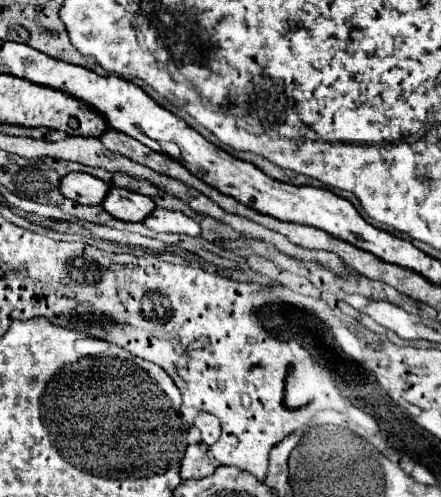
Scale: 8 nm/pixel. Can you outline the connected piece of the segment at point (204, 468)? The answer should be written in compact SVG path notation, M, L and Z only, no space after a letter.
M203 444L189 446L183 460L181 460L181 478L191 480L191 478L203 478L213 474L217 468L217 462L209 456L209 450L203 448Z

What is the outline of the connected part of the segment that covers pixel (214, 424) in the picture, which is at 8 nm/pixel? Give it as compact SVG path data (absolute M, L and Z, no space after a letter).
M199 412L199 416L195 418L195 426L201 430L203 442L207 446L213 446L219 440L219 436L221 436L219 420L213 414L209 414L209 412Z

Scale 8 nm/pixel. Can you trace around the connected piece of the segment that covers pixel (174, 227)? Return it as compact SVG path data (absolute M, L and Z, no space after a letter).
M155 208L143 220L143 224L155 232L175 232L175 234L187 234L187 236L199 236L201 234L199 224L179 210Z

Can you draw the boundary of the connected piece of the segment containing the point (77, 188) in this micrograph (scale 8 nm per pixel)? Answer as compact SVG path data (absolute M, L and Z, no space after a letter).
M69 172L59 180L59 190L65 198L69 198L77 204L95 206L95 204L103 202L103 198L107 196L109 186L103 180L99 180L91 174Z

